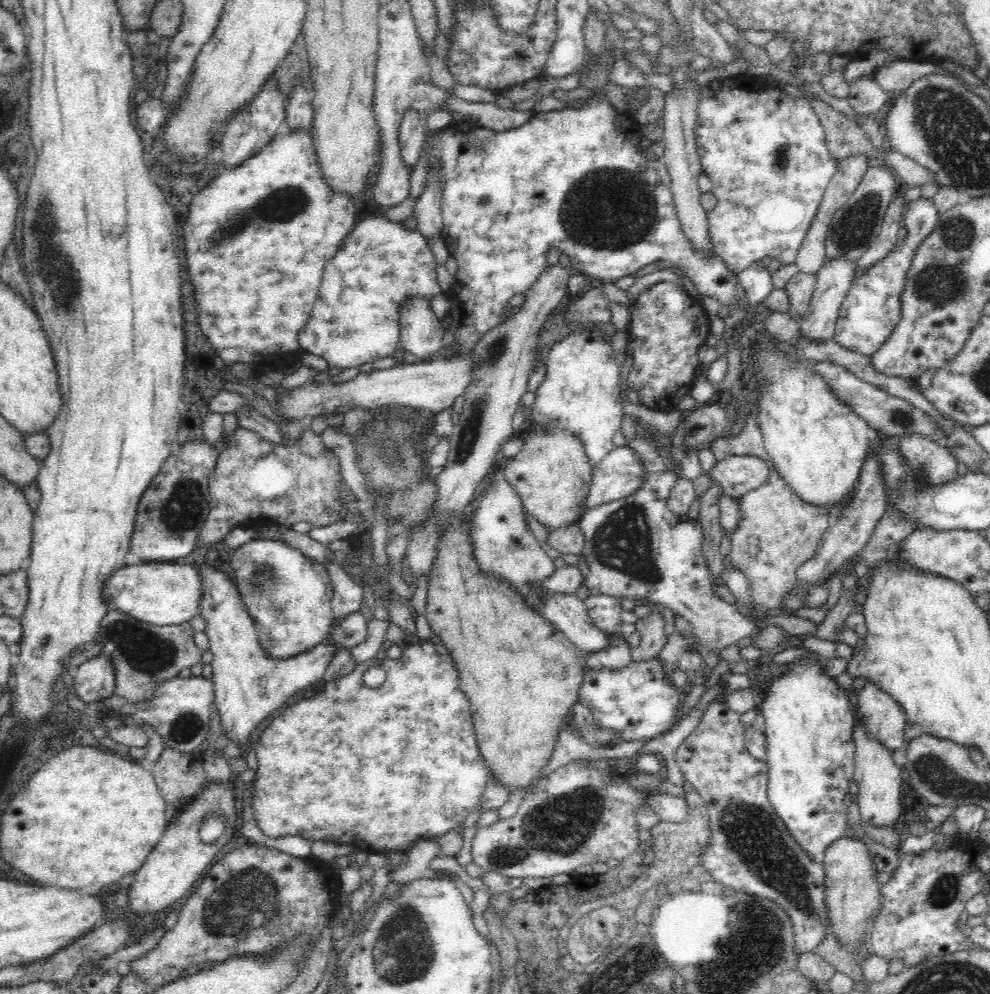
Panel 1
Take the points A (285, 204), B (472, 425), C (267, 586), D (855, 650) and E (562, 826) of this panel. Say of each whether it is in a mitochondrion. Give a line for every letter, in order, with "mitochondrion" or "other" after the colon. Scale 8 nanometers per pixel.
A: mitochondrion
B: mitochondrion
C: mitochondrion
D: other
E: mitochondrion

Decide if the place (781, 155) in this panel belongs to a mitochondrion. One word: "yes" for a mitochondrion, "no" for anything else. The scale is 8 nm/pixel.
yes

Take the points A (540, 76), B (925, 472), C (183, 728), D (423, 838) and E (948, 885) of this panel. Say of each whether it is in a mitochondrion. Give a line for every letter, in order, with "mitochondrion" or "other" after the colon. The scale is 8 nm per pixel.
A: other
B: mitochondrion
C: mitochondrion
D: other
E: mitochondrion

